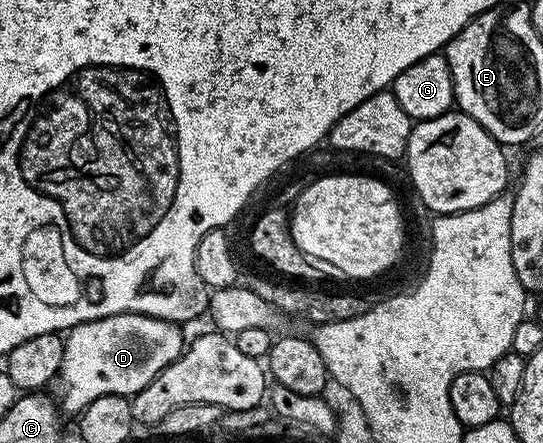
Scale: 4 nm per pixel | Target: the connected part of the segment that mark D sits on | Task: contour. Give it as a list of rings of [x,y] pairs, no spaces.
[[[123,311],[121,315],[95,319],[71,328],[64,341],[62,369],[54,383],[54,388],[56,387],[54,395],[58,400],[59,410],[65,416],[68,414],[76,417],[88,408],[90,401],[98,401],[98,397],[103,395],[131,397],[146,389],[146,385],[150,385],[154,377],[158,377],[175,359],[185,354],[184,335],[180,331],[183,330],[175,323],[158,317],[140,315],[136,311]]]

